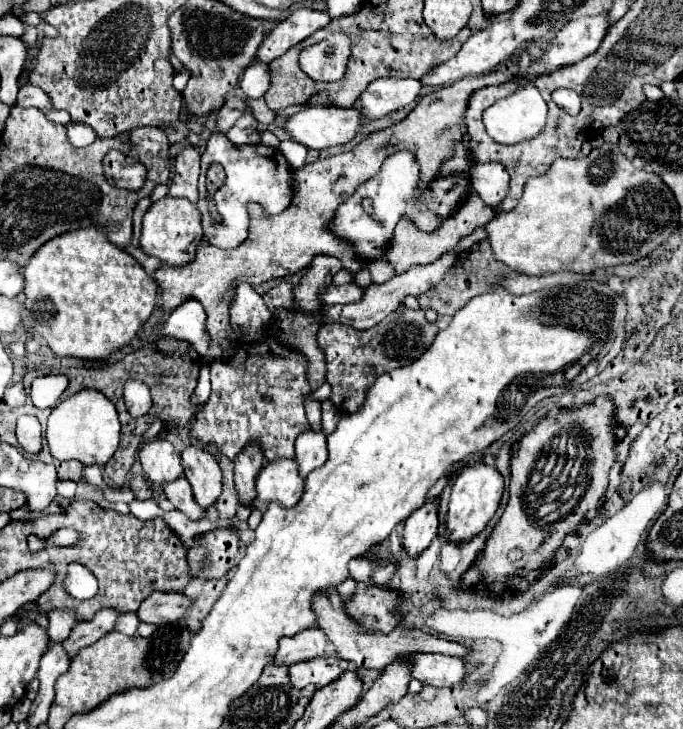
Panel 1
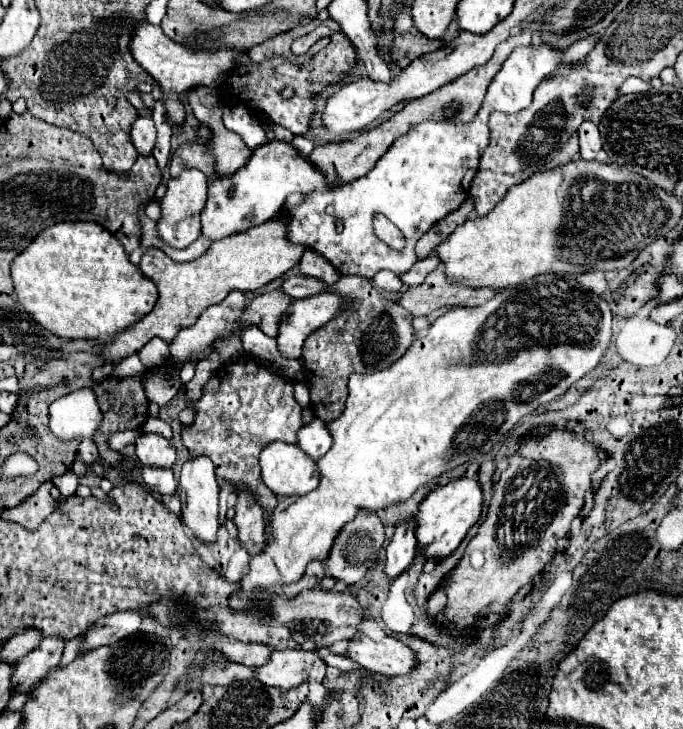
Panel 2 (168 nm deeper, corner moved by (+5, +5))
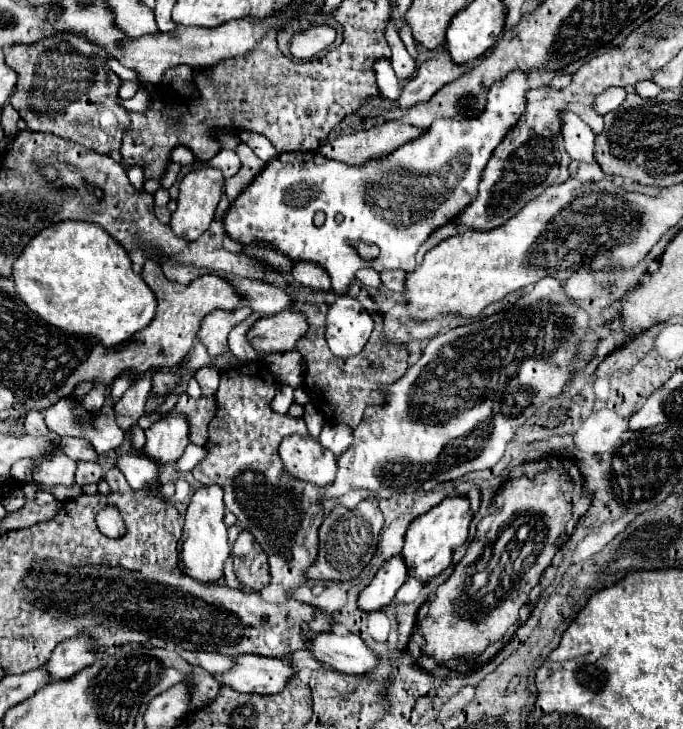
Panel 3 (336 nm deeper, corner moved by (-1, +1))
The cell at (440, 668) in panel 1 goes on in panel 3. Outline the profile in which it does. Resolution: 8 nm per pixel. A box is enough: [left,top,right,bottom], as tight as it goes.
[309,634,379,674]

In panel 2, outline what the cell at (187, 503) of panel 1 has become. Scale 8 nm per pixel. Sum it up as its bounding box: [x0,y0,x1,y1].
[141,466,177,494]

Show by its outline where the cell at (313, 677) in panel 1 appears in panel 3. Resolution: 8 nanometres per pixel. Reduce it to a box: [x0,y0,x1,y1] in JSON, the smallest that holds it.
[217,654,293,694]

